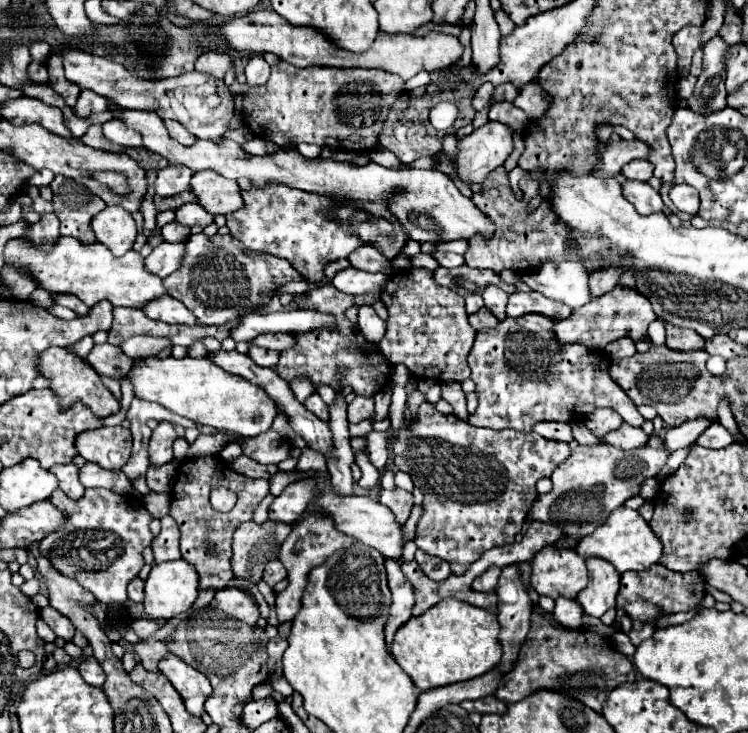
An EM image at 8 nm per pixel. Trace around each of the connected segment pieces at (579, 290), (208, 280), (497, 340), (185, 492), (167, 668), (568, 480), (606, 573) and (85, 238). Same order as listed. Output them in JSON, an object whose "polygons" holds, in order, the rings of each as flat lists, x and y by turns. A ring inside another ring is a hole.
{"polygons":[[[546,261,536,271,522,275,522,281,532,291,538,291,544,297,560,301,572,309,582,307,592,299,588,289,588,273,580,263,574,261]],[[204,233,190,235,186,253,178,271,164,279,168,295,182,301,196,317,198,325,224,325,236,319,238,313,254,311,256,307,268,303,276,287,284,287,290,281,300,281,300,273,278,257,266,253,246,253,242,243,230,235,206,237]],[[522,315,522,317,506,317,496,327,482,329,476,335,474,347,468,355,468,363,472,367,472,381,476,383,476,395,480,405,474,415,468,417,470,425,486,427,486,429,516,429,516,431,532,431,532,425,538,421,562,421,570,423,574,419,590,415,598,407,614,409,628,425,640,427,644,423,636,405,630,401,618,383,610,379,608,357,594,353,590,349,582,349,582,345,554,345,554,337,550,337,550,325,554,319,544,315]],[[190,457,182,463,178,471,178,481,174,485,172,503,170,503,170,515,180,527,182,539,182,559,196,565,196,571,200,575,200,589,224,589,232,579,234,573,230,569,230,557,232,557,232,533,238,525,252,519,252,513,256,505,268,495,270,481,268,479,250,479,244,475,238,475,226,461,220,457],[218,485,224,485,238,495,238,503,230,513,218,513,210,505,210,491]],[[168,653,164,659,160,659,158,669,164,677,170,679,174,689,180,693,186,709,192,715,200,717,204,713,204,701,212,689,206,675,200,673,198,669,190,667,188,663,184,663,174,653]],[[696,417,694,421,686,421,678,427,672,427,664,435,666,449,652,449,650,445,622,451,606,443,598,445,578,445,566,461,562,461,554,473,550,475,552,491,546,495,538,495,534,501,528,519,530,521,546,521,552,525,558,525,566,535,578,535,586,537,596,527,600,527,608,515,624,505,626,499,638,495,638,489,646,477,654,477,662,471,666,459,670,453,674,453,680,447,686,447,690,443,696,443,696,439,712,425,708,417]],[[586,559,588,567,588,585,578,593,578,603,586,615,602,617,608,609,616,607,616,595,620,587,620,573,602,559]],[[56,175,50,187,54,193,54,213,60,219,60,233,76,237,82,243,94,243,96,237,90,221,106,203,100,197,94,197,84,185,62,175]]]}

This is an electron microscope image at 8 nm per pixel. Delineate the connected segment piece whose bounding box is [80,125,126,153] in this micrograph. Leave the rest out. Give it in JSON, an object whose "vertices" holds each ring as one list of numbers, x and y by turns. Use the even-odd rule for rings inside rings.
{"vertices":[[92,125,92,127,82,135,80,141,82,141,84,145,88,145,88,147,96,147,96,149,104,149,104,151,114,151,114,153,122,153,122,151,126,153,124,147,118,147,118,145,106,141,106,139,102,137,102,127,100,127,100,125]]}

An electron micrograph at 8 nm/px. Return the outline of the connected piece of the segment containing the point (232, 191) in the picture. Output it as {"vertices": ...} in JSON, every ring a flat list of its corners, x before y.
{"vertices":[[214,171,194,173,190,191,196,195,198,205,202,205,212,215,228,215,242,207,238,183]]}

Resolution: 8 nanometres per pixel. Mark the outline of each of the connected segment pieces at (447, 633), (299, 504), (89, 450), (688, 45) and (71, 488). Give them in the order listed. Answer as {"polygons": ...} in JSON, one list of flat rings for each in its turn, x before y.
{"polygons":[[[442,599,418,617,410,617,394,637,392,657,410,675,420,691,468,681,480,677,498,665,502,649,498,649,496,613,474,607,470,603]],[[310,479,310,481,296,481,294,485,288,485,286,491,272,501,268,519,294,525,302,517,302,513,306,511,308,503,312,501,314,487,316,487,314,479]],[[100,427,84,431,76,437,78,455,86,461,94,461,104,469,122,469,130,457,132,435,130,429,118,427]],[[686,27,680,29,678,35,674,35,674,49,678,53,678,71,682,77,690,73,692,53,700,47,700,31,702,27]],[[74,463,68,465,54,465,48,469,58,477,60,489,70,497,70,499,80,499,84,495,84,487,78,481,78,467]]]}

